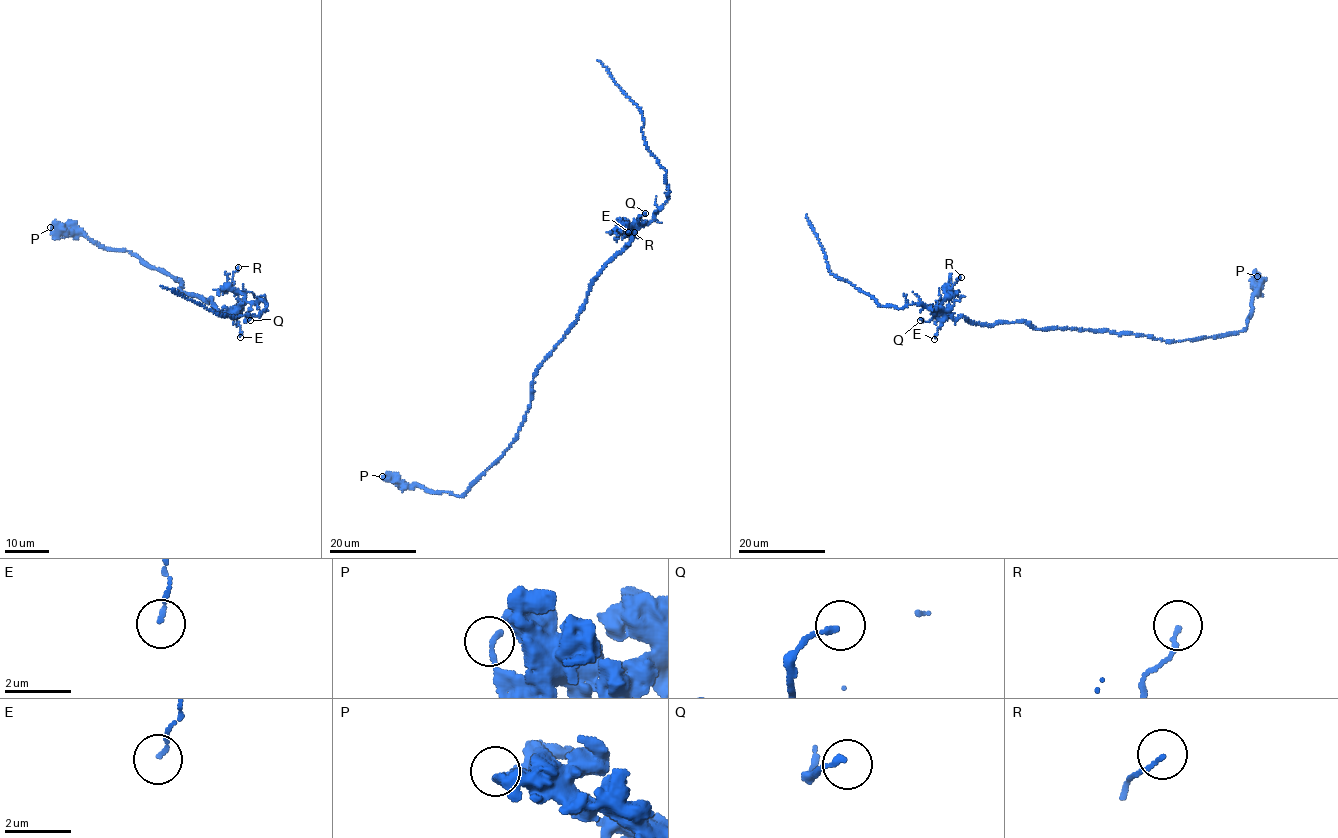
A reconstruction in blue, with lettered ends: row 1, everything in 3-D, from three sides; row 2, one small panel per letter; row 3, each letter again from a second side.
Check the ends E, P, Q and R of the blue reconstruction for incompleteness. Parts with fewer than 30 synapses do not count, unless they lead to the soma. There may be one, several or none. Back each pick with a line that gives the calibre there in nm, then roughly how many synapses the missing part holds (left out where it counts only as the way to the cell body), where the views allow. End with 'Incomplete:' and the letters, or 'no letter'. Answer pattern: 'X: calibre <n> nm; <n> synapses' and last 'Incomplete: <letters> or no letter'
Incomplete: no letter

